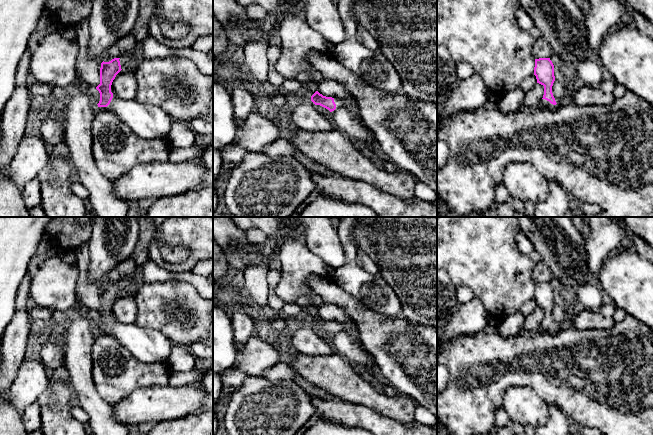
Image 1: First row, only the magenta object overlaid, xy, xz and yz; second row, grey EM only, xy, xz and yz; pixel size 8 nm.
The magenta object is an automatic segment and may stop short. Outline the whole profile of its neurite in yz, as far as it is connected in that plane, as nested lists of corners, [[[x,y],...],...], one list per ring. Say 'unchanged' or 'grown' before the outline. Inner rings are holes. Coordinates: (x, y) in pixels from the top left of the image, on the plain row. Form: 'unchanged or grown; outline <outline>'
grown; outline [[[550,282],[535,283],[534,299],[536,300],[537,307],[544,310],[543,322],[536,333],[542,335],[552,333],[557,327],[552,317],[555,300],[554,289]]]

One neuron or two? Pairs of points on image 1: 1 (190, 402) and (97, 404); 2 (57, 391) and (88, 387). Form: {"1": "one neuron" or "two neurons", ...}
{"1": "two neurons", "2": "two neurons"}

